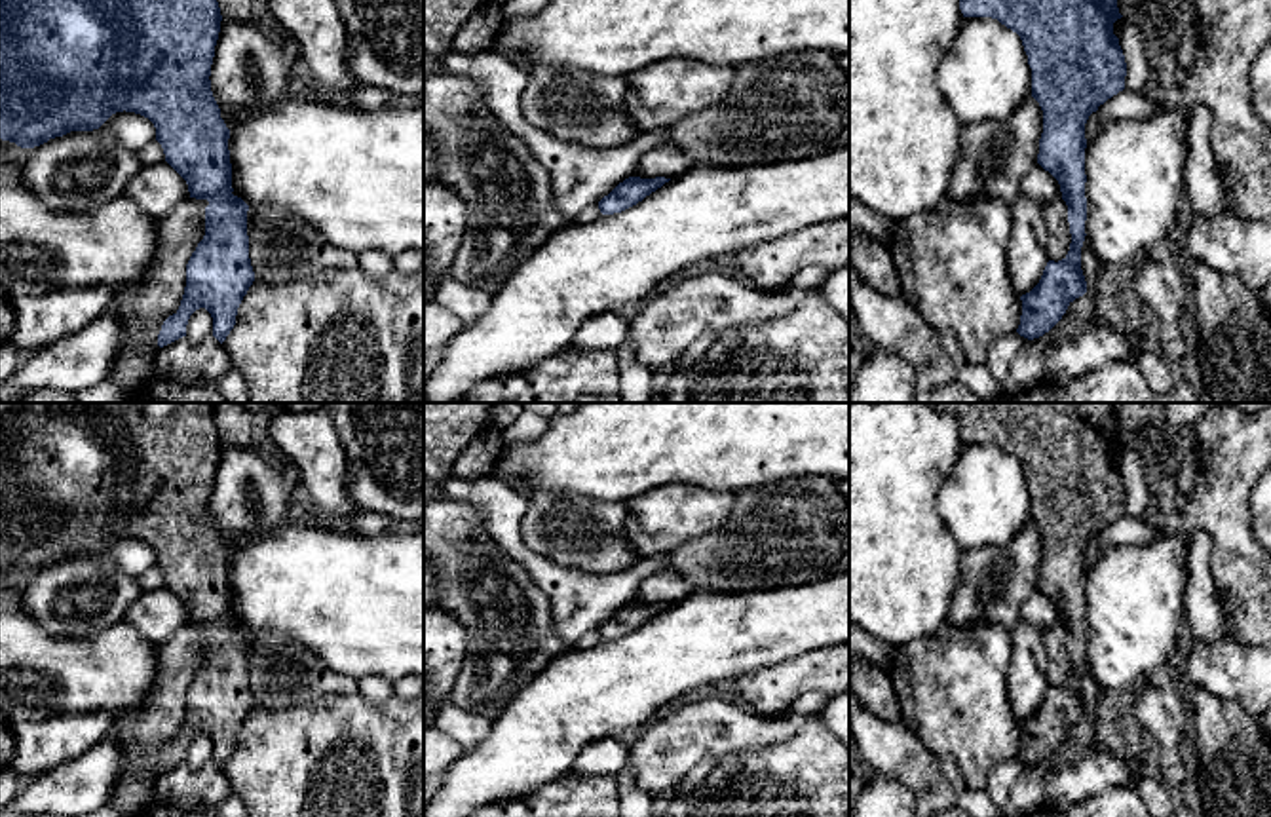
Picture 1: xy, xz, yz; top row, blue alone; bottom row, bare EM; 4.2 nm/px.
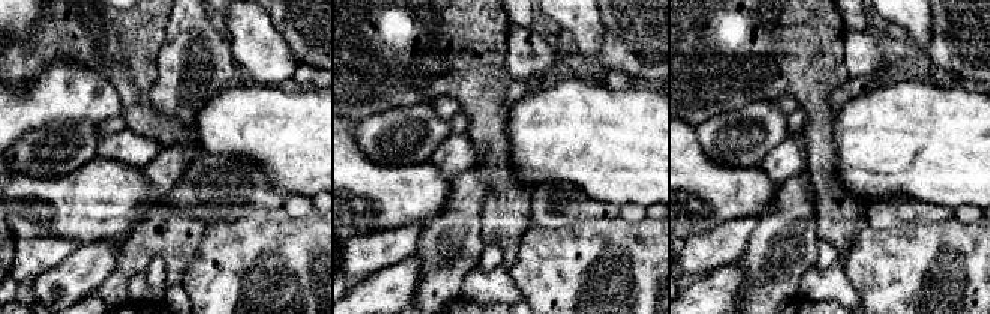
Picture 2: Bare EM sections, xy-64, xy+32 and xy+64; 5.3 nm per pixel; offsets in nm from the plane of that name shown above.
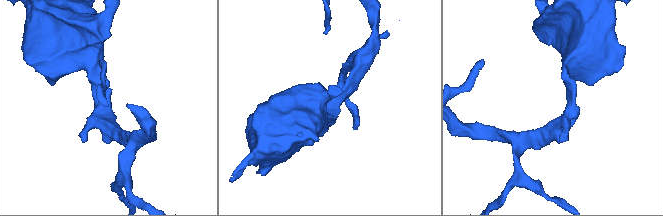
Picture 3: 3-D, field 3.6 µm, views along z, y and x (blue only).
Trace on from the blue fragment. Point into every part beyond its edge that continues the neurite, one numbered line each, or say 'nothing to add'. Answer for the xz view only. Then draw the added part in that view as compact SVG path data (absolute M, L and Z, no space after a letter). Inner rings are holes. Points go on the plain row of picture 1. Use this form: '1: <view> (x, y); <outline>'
nothing to add

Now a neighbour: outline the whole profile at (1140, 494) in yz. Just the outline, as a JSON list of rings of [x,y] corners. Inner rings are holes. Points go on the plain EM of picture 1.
[[[1136,433],[1123,441],[1119,471],[1127,488],[1125,515],[1134,519],[1151,517],[1157,504],[1153,483],[1148,475],[1148,433]]]

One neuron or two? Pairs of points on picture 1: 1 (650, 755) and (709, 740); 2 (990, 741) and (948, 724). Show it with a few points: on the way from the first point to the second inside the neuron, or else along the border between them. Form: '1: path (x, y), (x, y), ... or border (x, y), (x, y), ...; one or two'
1: path (665, 753), (681, 740), (694, 740); one
2: path (981, 732), (973, 724), (958, 724); one

